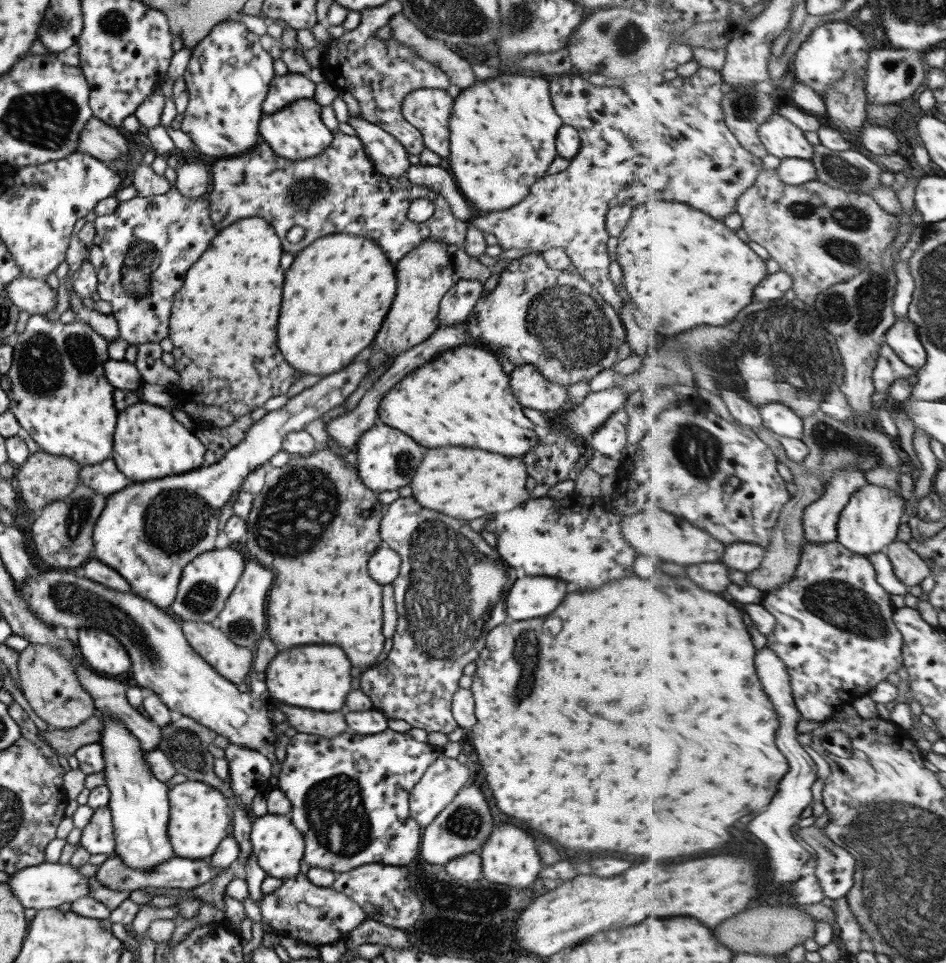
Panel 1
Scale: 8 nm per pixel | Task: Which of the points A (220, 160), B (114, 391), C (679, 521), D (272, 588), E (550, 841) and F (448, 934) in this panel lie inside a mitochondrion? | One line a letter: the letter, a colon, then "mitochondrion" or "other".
A: other
B: other
C: other
D: other
E: other
F: other

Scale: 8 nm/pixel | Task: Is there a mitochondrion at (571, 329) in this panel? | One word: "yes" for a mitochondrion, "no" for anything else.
yes

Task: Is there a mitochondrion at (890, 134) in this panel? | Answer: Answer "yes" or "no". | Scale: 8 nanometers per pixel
no

